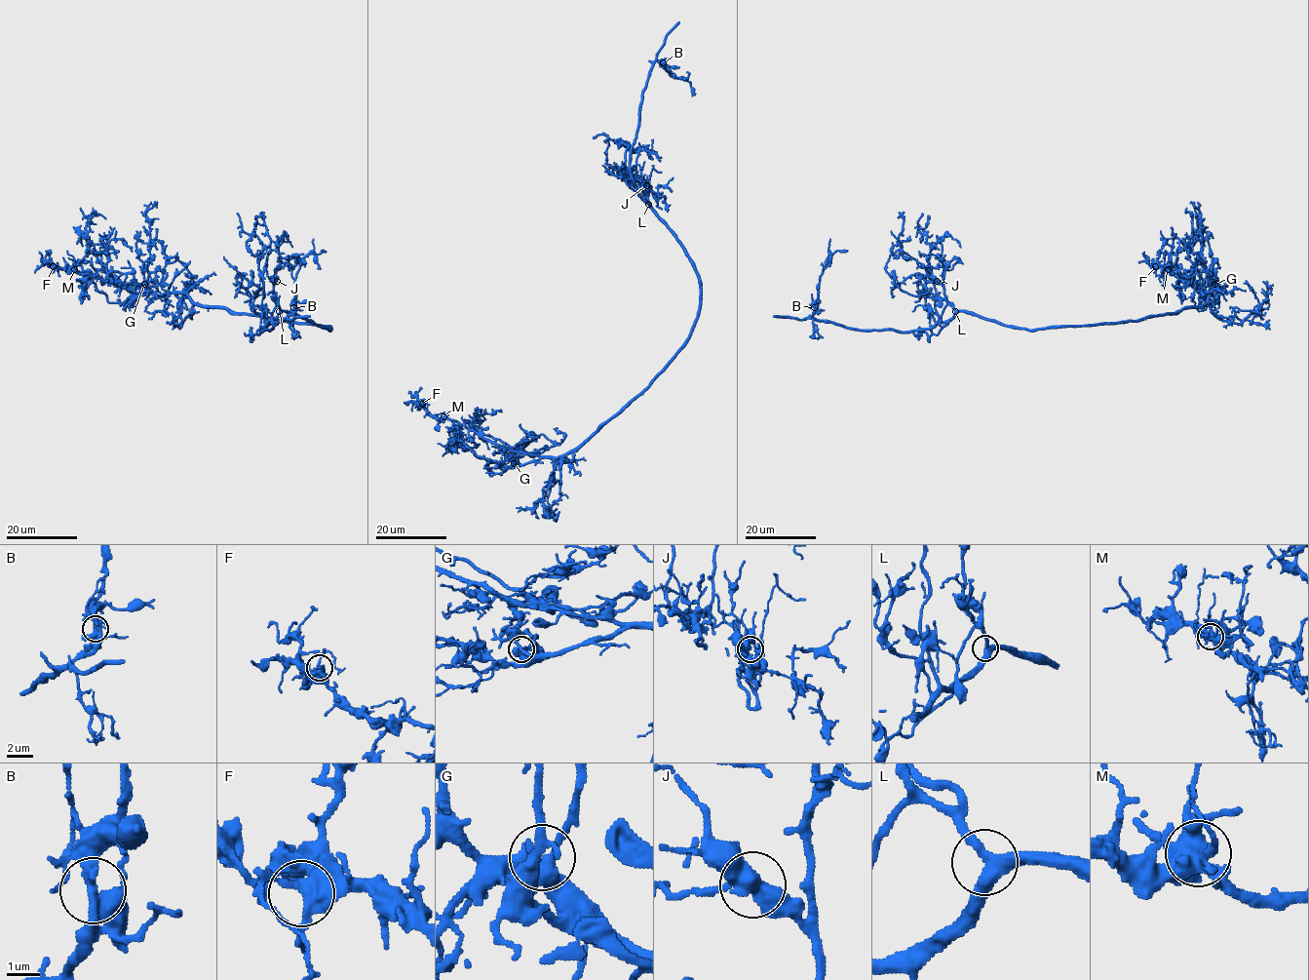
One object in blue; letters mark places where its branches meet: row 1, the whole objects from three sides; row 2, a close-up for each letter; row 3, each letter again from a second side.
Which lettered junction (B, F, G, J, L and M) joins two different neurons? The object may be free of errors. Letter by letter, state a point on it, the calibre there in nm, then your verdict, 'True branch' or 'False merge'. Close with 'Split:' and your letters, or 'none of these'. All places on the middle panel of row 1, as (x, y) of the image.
B: Place: (663, 62). Thickness 440 nm. True branch
F: Place: (422, 404). Thickness 440 nm. True branch
G: Place: (514, 463). Thickness 380 nm. True branch
J: Place: (646, 185). Thickness 440 nm. True branch
L: Place: (648, 204). Thickness 360 nm. True branch
M: Place: (443, 416). Thickness 360 nm. True branch
Split: none of these

